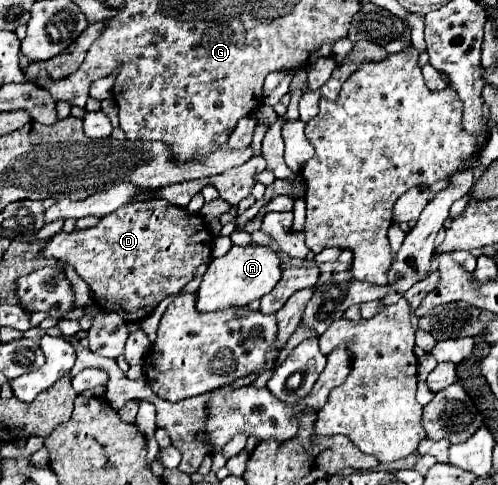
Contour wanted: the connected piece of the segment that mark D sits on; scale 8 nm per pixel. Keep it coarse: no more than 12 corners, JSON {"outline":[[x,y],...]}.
{"outline":[[163,198],[59,232],[103,310],[149,316],[209,258],[199,216]]}

